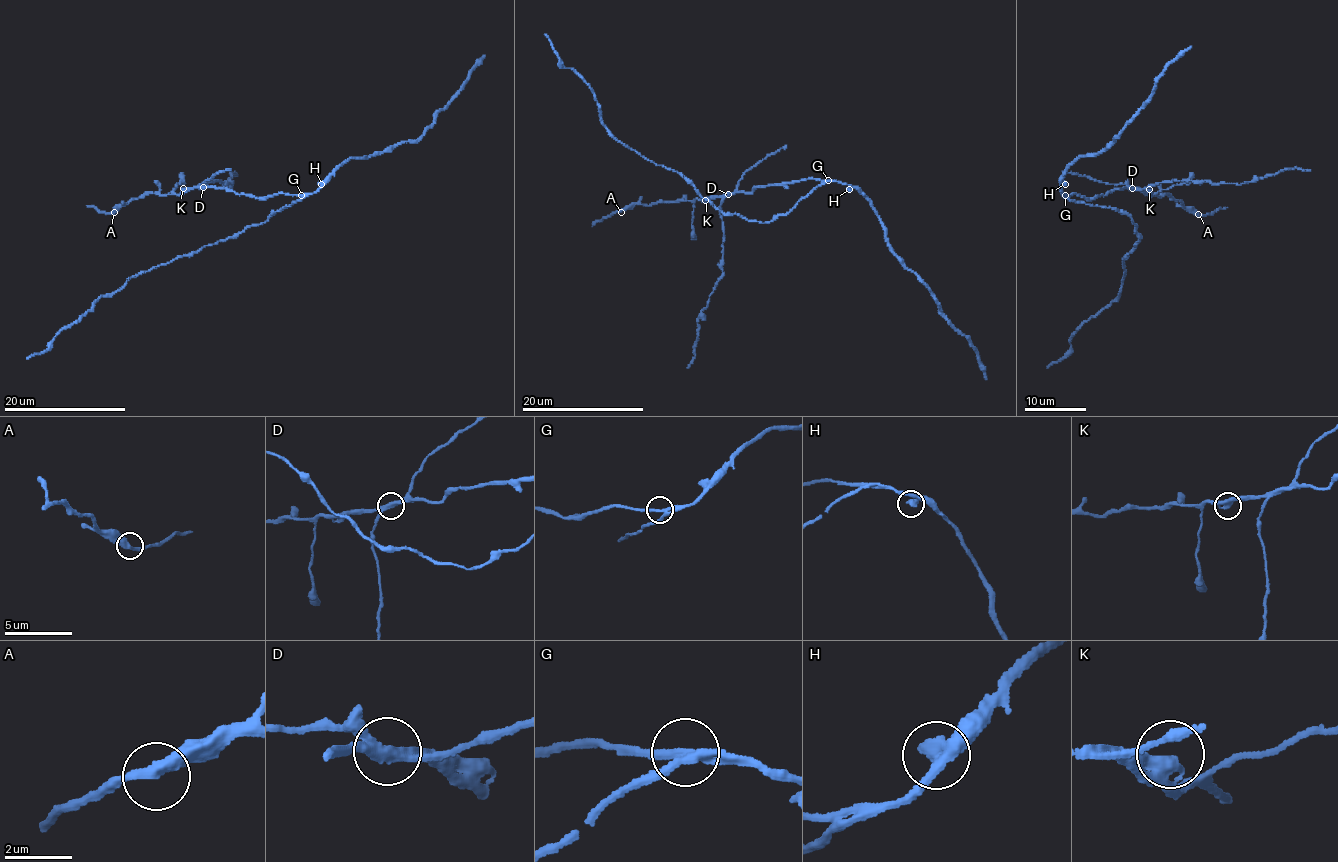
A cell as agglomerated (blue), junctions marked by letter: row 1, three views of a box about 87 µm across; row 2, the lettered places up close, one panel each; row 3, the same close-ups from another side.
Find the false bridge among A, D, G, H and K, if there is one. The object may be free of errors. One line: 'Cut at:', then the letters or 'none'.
Cut at: D

